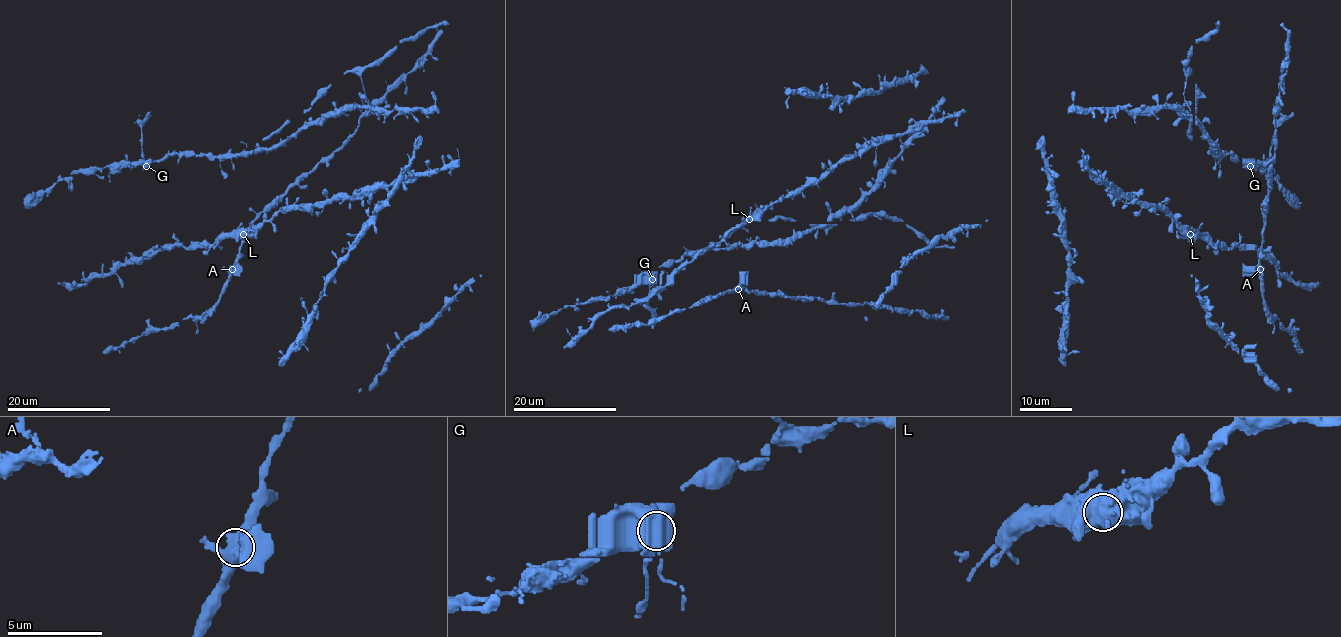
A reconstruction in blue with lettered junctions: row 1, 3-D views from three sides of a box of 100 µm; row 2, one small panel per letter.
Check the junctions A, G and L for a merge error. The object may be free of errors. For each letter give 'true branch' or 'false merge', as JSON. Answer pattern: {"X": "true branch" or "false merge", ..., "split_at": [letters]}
{"A": "true branch", "G": "false merge", "L": "true branch", "split_at": ["G"]}

